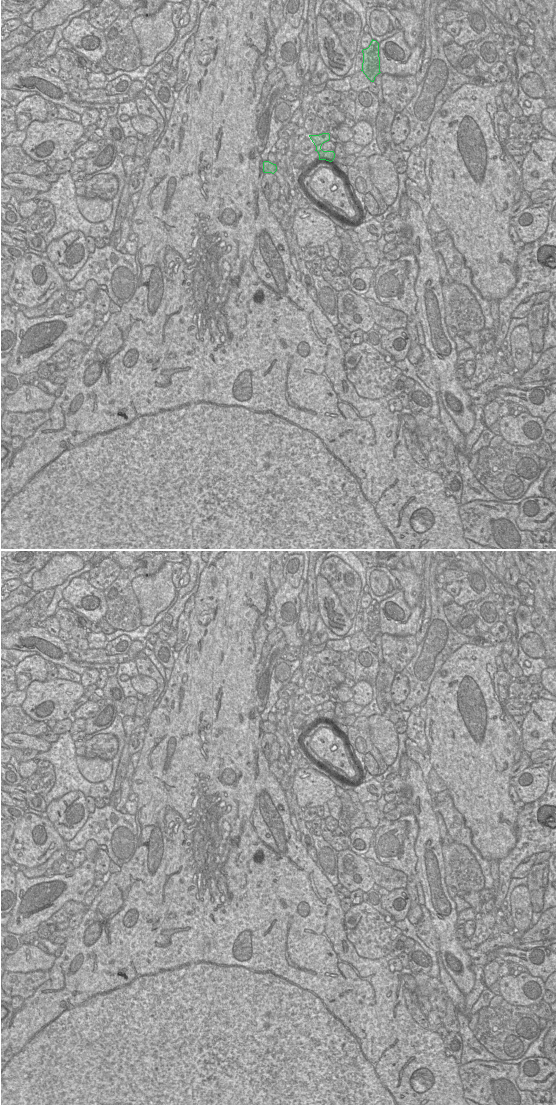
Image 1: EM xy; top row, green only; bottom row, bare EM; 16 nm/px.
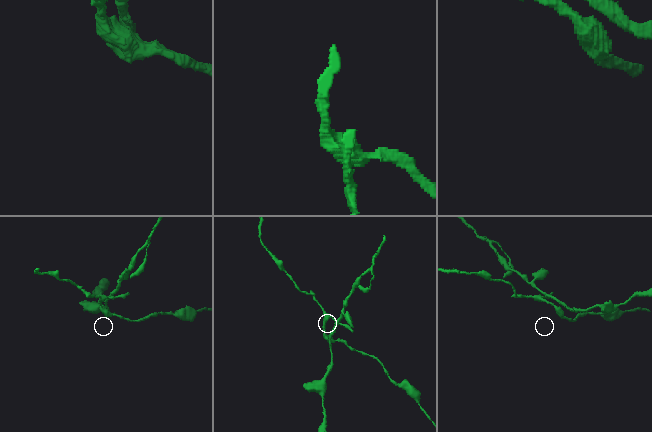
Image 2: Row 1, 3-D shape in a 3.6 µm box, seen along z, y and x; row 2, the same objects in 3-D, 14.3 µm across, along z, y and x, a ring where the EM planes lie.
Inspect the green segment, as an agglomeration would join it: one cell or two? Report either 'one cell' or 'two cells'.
two cells

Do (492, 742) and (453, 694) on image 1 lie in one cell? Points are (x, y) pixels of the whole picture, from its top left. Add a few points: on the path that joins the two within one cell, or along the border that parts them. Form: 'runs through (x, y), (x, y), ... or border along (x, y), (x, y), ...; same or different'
runs through (476, 744), (469, 737), (457, 710); same

